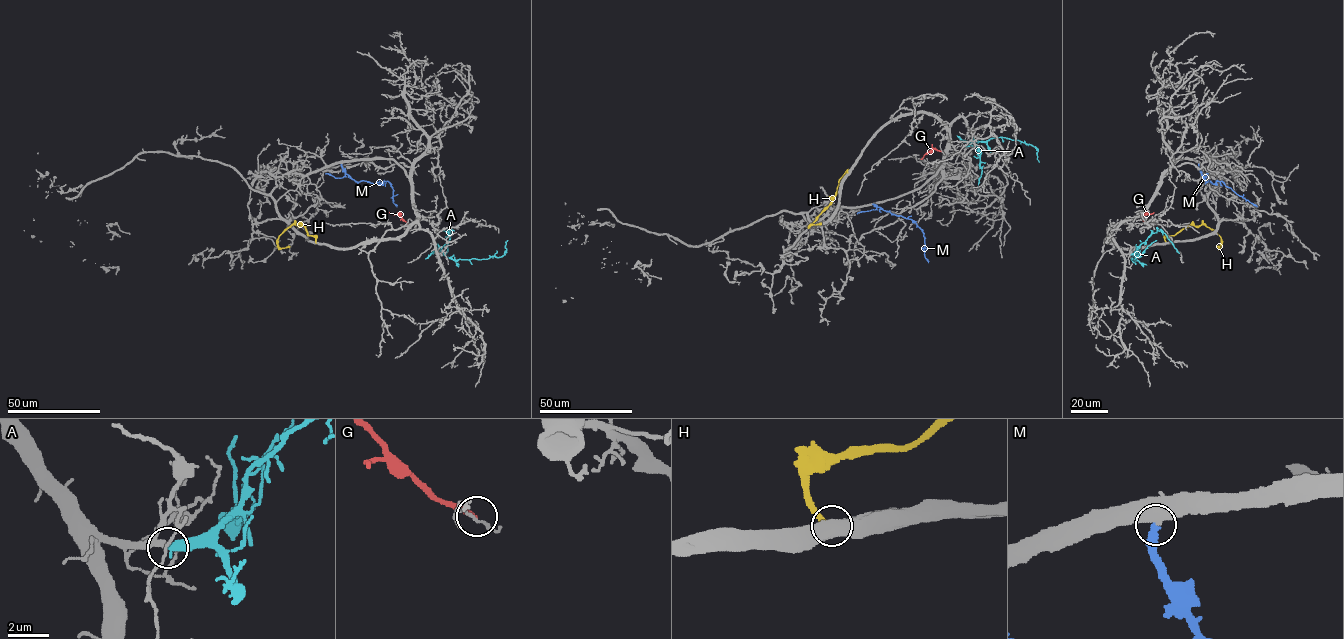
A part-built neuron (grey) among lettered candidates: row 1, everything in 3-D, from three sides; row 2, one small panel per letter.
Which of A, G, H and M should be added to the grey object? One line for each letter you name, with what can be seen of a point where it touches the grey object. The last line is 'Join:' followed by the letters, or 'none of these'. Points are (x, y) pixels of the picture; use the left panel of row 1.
A: Touches grey at (442, 254)
M: Touches grey at (341, 163)
Join: A, M

